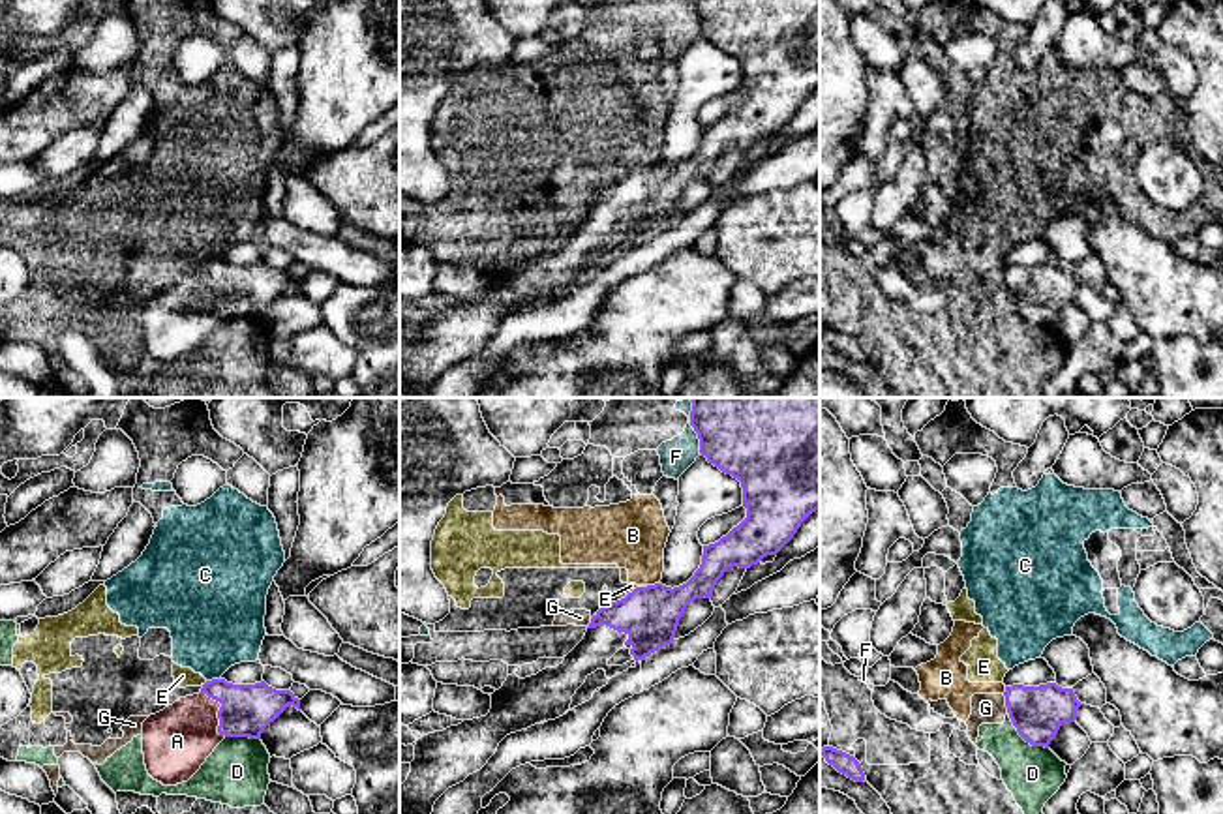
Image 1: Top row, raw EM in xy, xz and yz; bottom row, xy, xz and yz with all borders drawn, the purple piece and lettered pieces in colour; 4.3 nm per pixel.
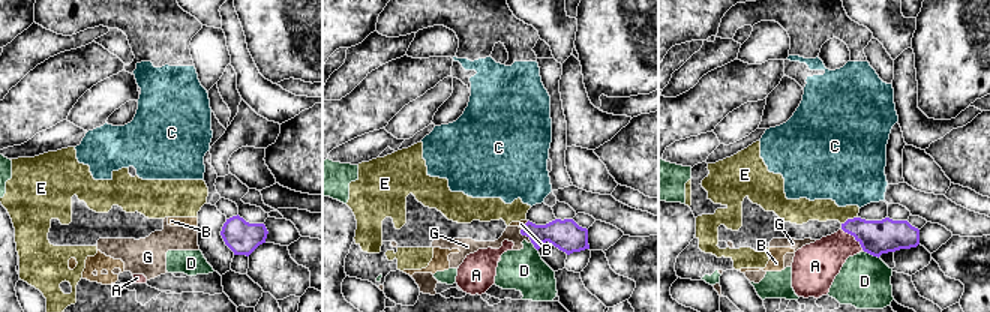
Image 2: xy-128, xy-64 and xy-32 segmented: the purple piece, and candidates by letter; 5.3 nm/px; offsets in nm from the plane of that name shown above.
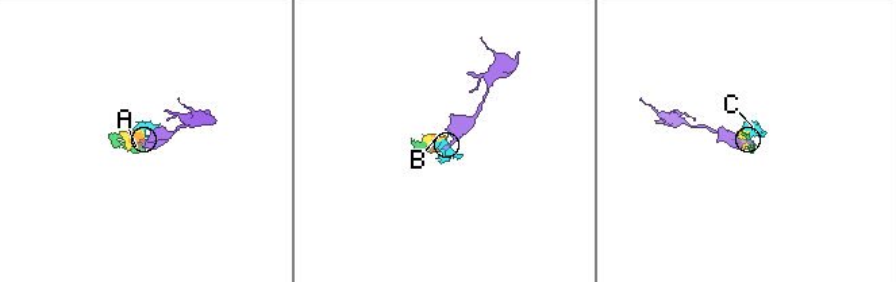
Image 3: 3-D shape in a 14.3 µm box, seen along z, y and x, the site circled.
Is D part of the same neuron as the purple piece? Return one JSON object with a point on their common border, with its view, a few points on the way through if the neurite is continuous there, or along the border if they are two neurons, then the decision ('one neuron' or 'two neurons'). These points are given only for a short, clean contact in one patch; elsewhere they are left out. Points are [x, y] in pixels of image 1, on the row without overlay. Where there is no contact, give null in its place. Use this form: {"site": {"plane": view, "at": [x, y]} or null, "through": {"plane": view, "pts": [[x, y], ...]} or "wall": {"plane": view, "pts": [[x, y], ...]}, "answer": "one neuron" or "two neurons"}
{"site": {"plane": "yz", "at": [1023, 317]}, "wall": {"plane": "yz", "pts": [[1008, 291], [1015, 310], [1026, 321], [1047, 329]]}, "answer": "two neurons"}

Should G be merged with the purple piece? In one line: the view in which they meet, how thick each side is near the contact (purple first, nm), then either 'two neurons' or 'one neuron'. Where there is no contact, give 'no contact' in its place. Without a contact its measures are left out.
yz | 220/130 nm | two neurons

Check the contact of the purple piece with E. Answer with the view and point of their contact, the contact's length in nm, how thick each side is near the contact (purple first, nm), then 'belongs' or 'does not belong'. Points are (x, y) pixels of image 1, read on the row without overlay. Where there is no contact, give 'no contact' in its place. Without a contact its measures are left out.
meets purple in xz at (636, 167); contact 100 nm long; 240 nm thick on the purple side, 30 nm on the other; does not belong

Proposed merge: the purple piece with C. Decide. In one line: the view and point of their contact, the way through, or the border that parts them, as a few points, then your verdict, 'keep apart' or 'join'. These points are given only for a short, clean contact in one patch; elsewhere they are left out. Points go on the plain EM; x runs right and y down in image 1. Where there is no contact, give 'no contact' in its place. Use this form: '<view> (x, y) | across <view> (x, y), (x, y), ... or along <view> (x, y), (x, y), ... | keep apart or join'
xy (212, 259) | along xy (220, 257), (207, 261) | keep apart

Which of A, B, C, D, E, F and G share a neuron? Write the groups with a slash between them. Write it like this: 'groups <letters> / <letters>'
groups A / B C D E F G

